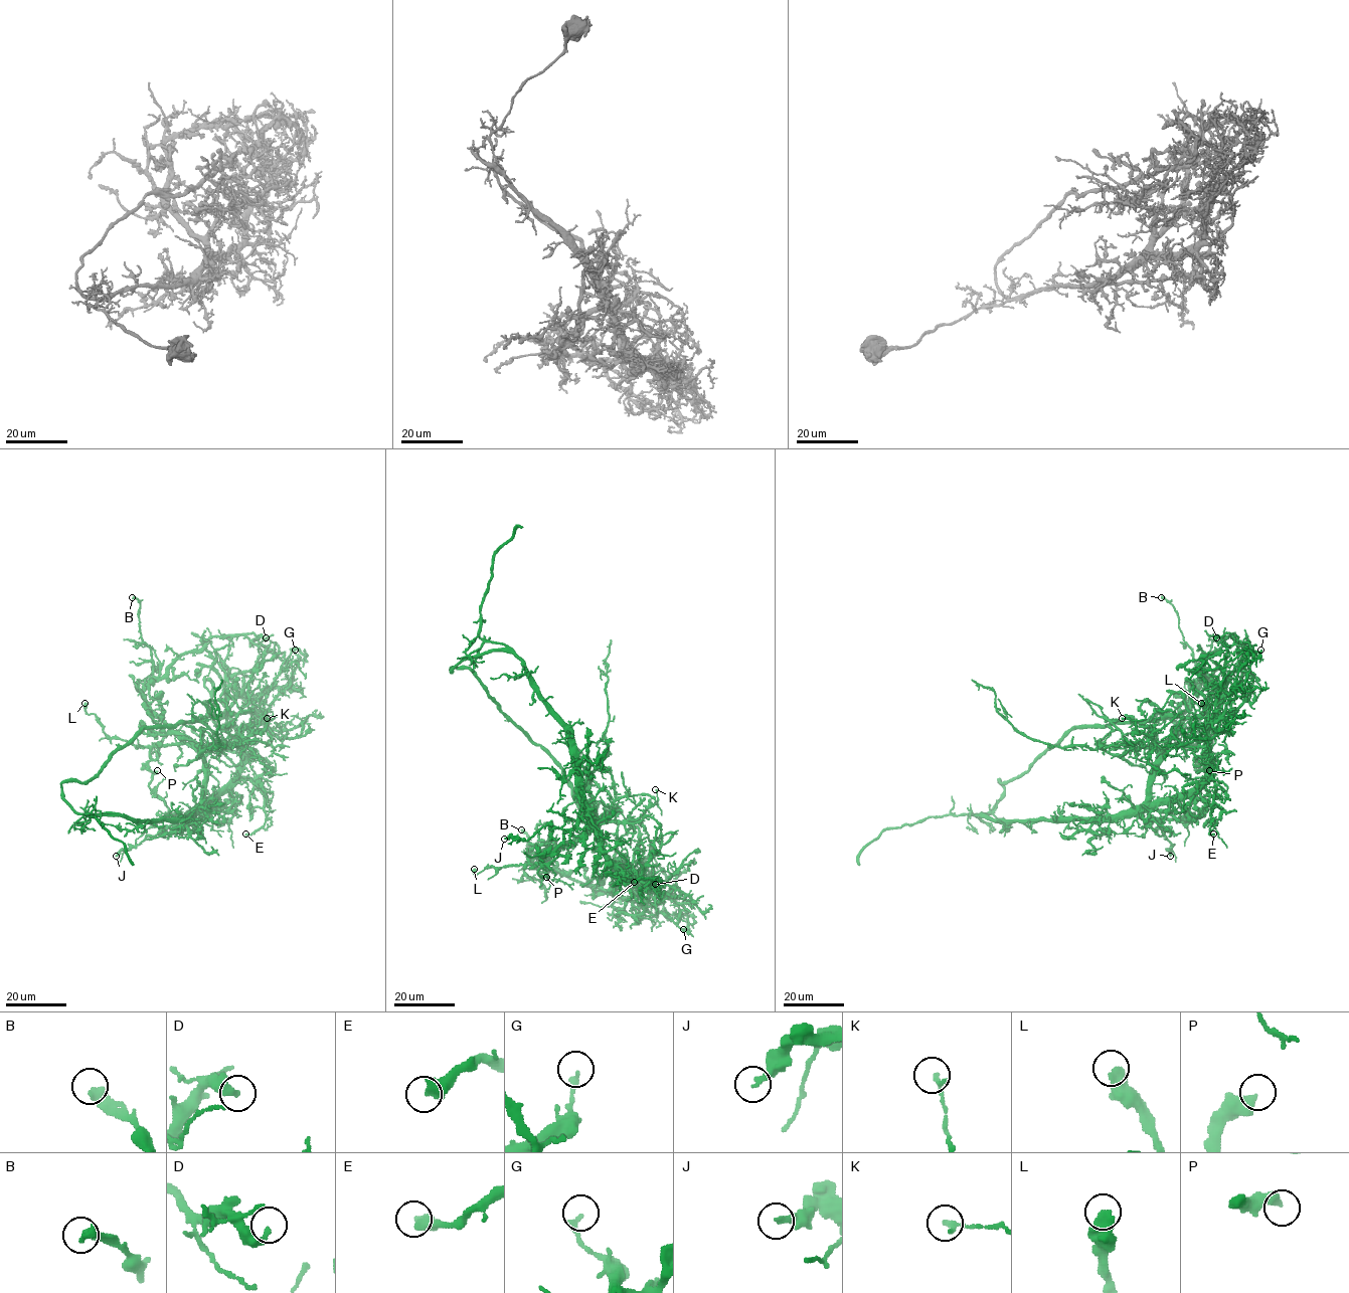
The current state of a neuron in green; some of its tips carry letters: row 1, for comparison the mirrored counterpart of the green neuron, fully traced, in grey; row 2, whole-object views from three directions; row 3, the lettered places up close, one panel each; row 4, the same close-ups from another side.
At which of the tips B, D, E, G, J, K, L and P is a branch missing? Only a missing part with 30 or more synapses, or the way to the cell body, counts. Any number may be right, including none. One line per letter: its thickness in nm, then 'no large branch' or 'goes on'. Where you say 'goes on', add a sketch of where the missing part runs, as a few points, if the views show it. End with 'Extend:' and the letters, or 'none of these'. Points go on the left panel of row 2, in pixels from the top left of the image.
B: 400 nm thick; no large branch
D: 280 nm thick; no large branch
E: 500 nm thick; no large branch
G: 240 nm thick; no large branch
J: 240 nm thick; no large branch
K: 200 nm thick; no large branch
L: 550 nm thick; no large branch
P: 420 nm thick; no large branch
Extend: none of these

